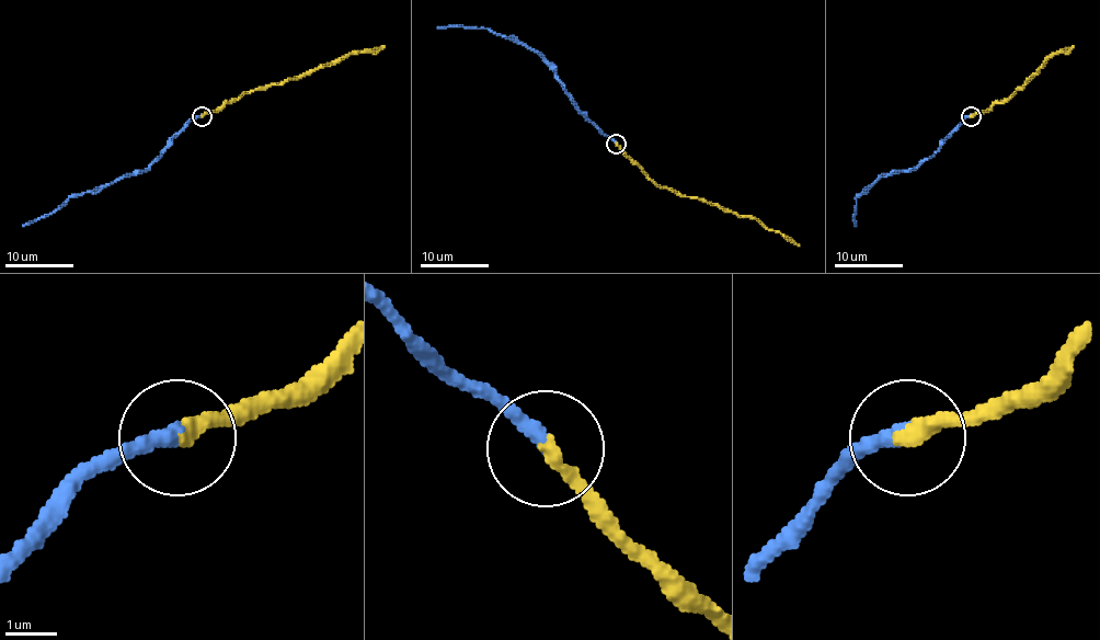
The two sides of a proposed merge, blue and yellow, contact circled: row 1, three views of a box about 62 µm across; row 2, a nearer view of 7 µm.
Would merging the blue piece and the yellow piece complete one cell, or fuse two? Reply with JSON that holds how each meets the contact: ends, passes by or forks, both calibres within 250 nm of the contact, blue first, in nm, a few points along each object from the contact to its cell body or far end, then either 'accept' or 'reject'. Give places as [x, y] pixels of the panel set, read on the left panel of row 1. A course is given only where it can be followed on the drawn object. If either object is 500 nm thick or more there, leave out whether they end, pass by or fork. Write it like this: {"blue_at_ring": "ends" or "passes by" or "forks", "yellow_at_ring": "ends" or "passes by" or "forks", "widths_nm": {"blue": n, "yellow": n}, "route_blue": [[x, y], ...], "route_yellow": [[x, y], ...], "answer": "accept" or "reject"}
{"blue_at_ring": "ends", "yellow_at_ring": "ends", "widths_nm": {"blue": 300, "yellow": 340}, "route_blue": [[201, 115], [193, 118], [150, 167], [135, 170], [95, 191], [68, 197], [55, 210], [22, 226]], "route_yellow": [[201, 115], [216, 112], [243, 93], [302, 77], [325, 65], [339, 63], [354, 53], [378, 53], [385, 46]], "answer": "accept"}

